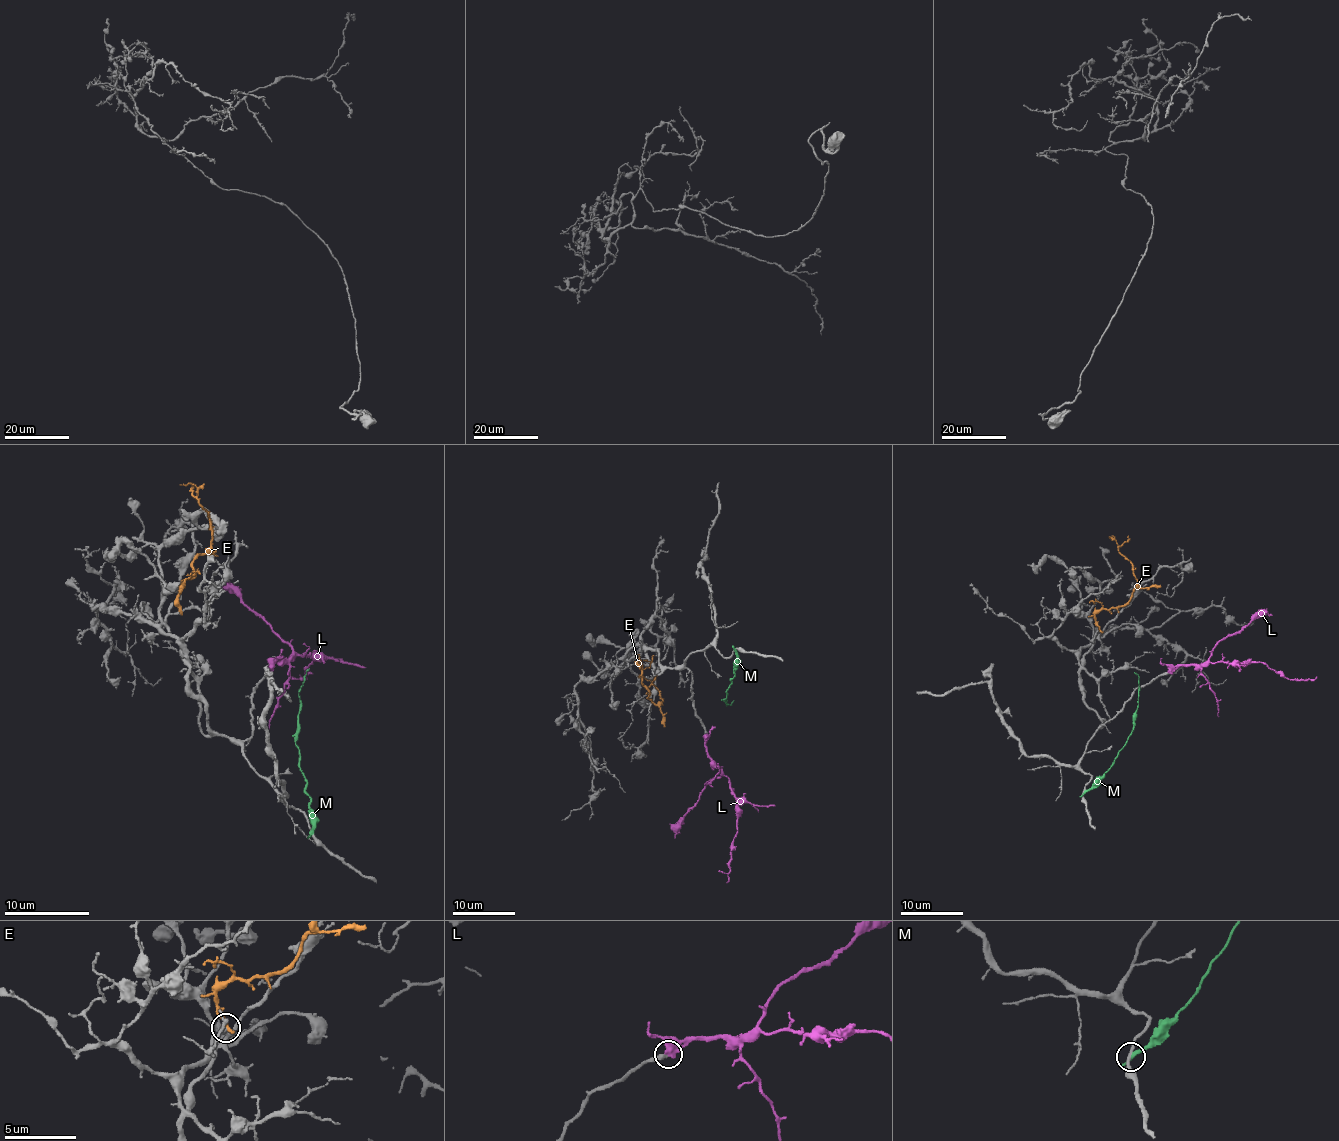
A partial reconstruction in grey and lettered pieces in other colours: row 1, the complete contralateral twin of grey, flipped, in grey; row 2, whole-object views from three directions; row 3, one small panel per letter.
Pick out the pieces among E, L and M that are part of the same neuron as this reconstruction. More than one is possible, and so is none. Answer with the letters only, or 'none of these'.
L

